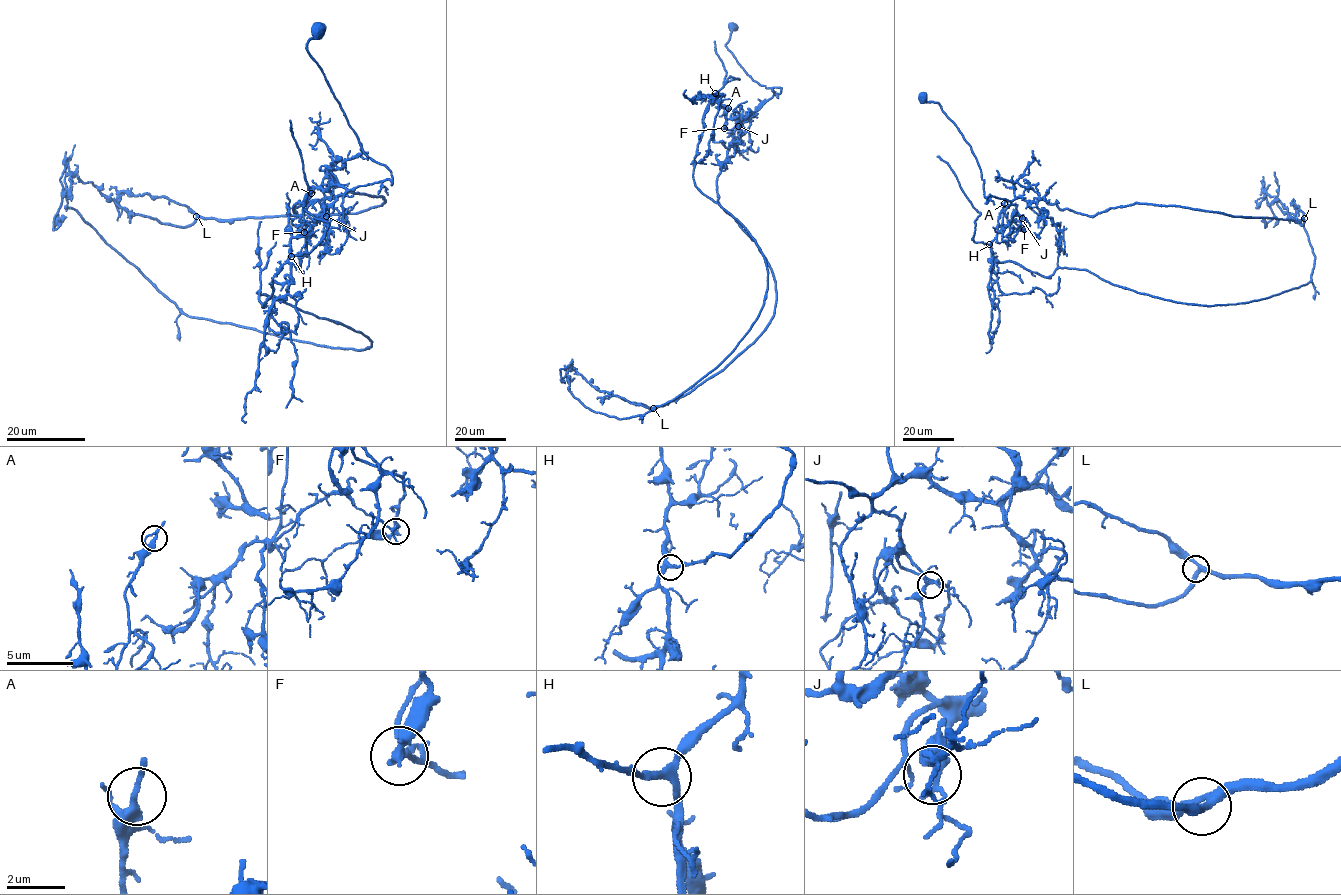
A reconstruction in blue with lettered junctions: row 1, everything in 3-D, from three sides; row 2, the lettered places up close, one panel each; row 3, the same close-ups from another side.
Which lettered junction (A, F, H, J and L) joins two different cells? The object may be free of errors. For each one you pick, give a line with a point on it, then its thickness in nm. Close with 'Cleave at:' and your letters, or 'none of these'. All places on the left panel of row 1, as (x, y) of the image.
F: at (304, 232); 240 nm thick
Cleave at: F

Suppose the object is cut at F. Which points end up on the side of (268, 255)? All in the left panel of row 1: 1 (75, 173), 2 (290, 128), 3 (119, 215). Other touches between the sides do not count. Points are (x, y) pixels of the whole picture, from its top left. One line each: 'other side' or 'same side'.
1: other side
2: same side
3: other side

